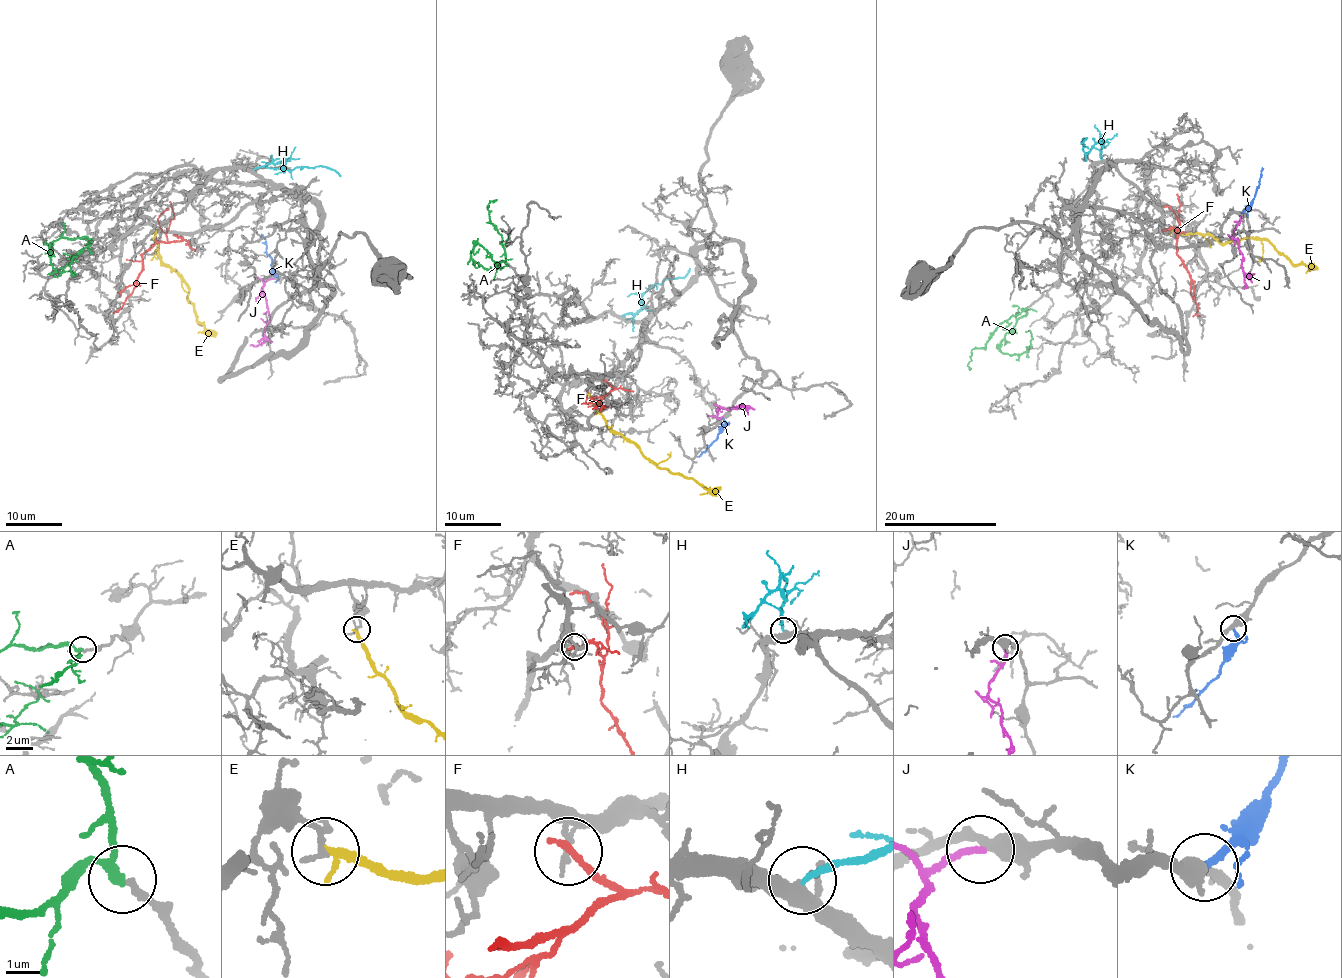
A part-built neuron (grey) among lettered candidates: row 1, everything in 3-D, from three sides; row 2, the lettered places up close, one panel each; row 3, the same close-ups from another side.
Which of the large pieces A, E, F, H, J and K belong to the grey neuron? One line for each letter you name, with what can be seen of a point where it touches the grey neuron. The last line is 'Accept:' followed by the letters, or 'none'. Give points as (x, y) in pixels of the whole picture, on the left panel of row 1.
A: (92, 239)
H: (253, 169)
J: (273, 278)
Accept: A, H, J

